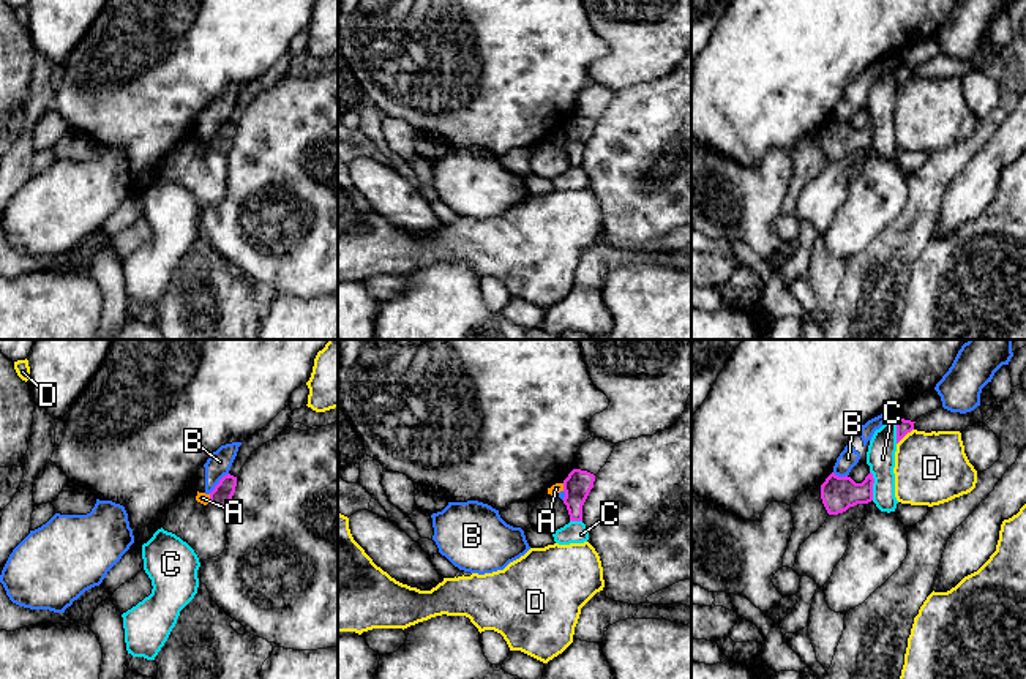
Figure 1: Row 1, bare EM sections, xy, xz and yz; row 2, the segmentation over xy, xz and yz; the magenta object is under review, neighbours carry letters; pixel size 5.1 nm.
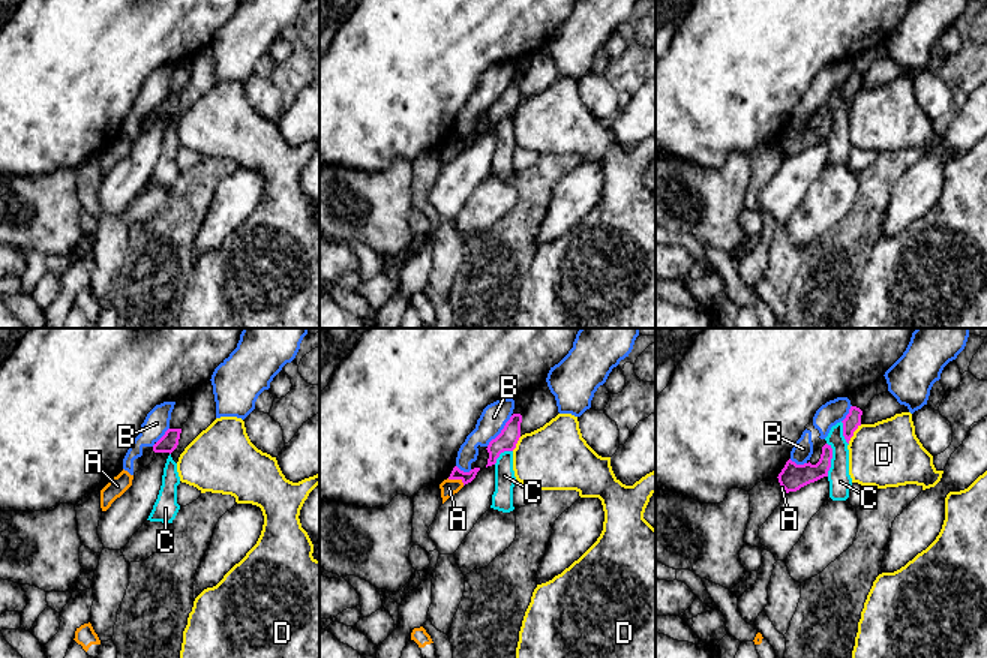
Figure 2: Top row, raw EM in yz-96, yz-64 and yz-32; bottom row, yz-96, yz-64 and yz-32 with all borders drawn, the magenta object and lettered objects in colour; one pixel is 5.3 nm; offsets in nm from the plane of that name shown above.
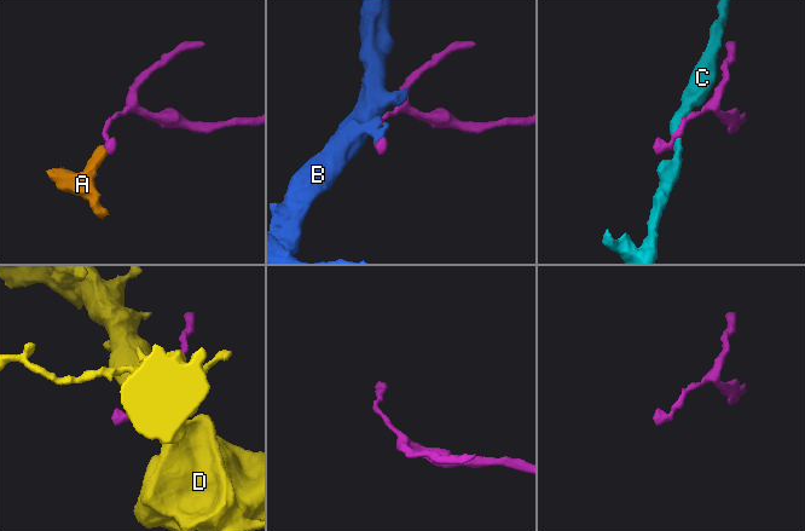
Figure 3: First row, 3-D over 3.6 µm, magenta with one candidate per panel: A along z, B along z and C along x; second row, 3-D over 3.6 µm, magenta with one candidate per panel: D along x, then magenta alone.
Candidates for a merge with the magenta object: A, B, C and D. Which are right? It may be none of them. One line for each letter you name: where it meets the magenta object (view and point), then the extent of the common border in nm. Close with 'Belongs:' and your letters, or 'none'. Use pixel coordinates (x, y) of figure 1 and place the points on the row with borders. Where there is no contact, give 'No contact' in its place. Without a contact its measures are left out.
Belongs: none

